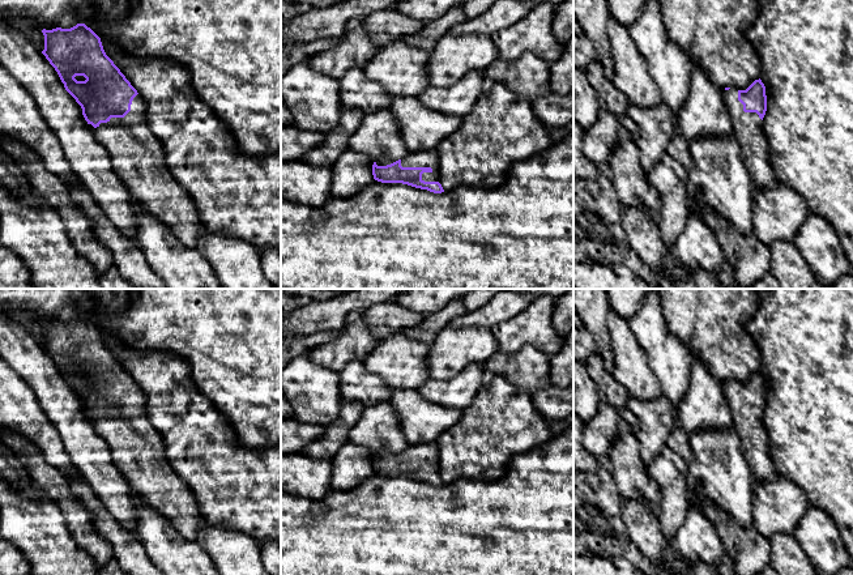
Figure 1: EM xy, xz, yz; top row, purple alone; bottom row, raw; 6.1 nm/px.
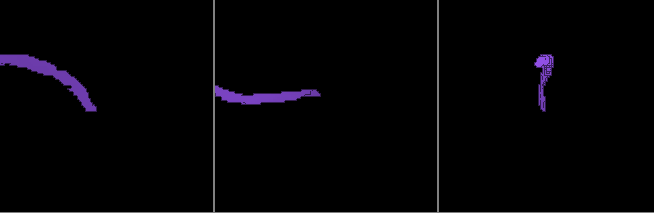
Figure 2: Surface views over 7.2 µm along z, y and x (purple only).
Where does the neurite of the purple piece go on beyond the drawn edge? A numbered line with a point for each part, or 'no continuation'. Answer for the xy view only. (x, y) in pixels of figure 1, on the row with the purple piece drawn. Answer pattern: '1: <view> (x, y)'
1: xy (137, 157)

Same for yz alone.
1: yz (747, 127)

